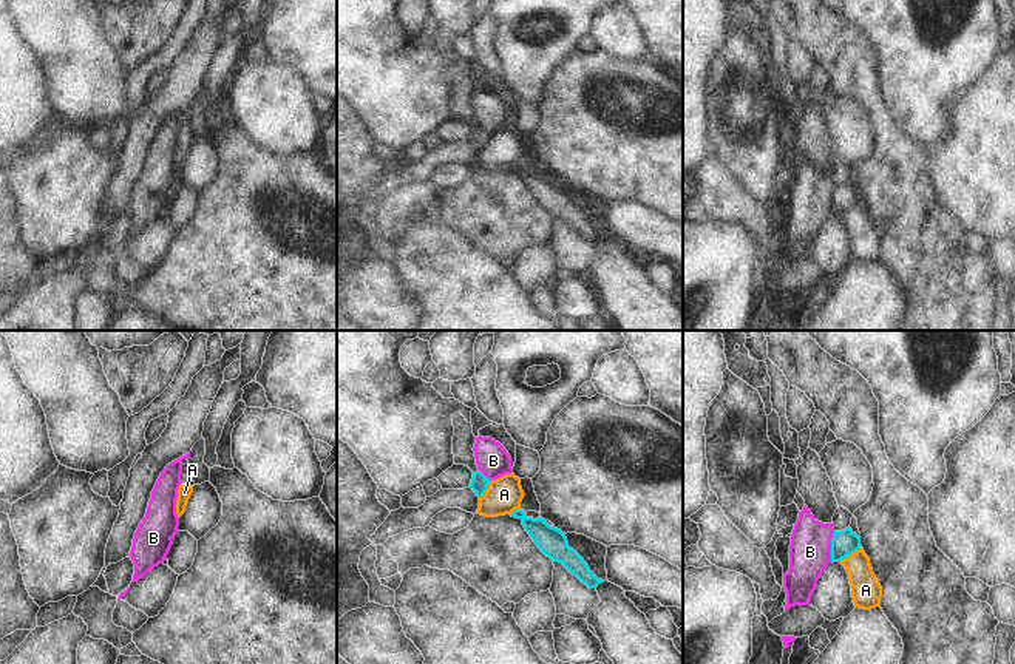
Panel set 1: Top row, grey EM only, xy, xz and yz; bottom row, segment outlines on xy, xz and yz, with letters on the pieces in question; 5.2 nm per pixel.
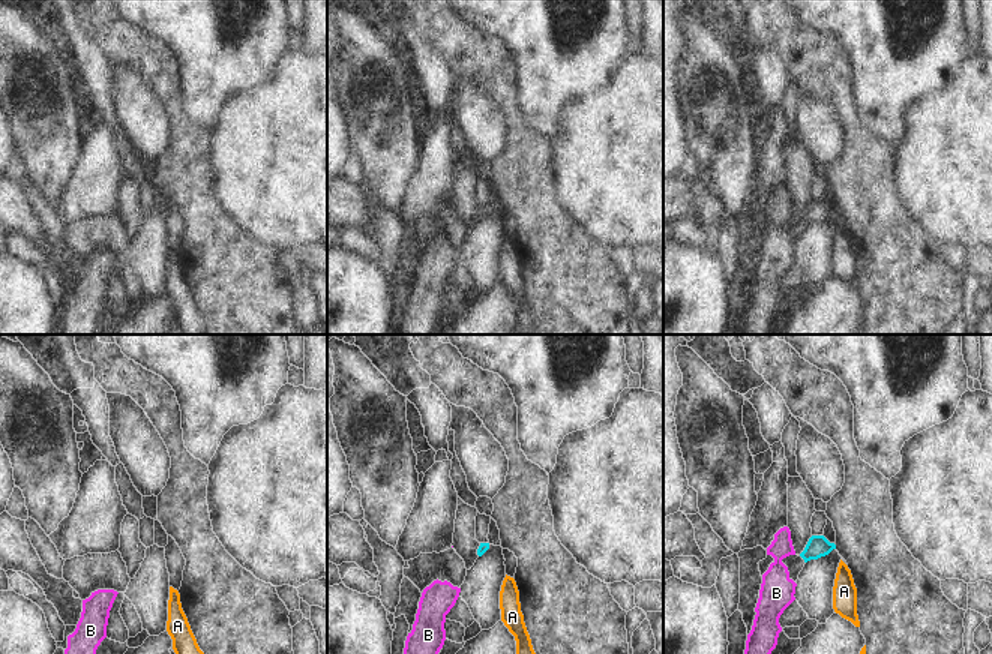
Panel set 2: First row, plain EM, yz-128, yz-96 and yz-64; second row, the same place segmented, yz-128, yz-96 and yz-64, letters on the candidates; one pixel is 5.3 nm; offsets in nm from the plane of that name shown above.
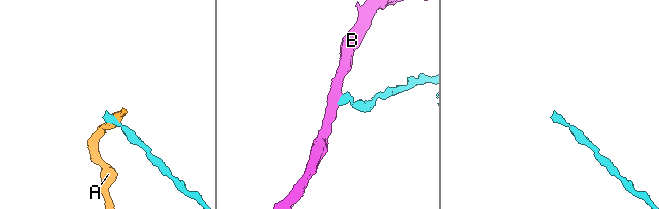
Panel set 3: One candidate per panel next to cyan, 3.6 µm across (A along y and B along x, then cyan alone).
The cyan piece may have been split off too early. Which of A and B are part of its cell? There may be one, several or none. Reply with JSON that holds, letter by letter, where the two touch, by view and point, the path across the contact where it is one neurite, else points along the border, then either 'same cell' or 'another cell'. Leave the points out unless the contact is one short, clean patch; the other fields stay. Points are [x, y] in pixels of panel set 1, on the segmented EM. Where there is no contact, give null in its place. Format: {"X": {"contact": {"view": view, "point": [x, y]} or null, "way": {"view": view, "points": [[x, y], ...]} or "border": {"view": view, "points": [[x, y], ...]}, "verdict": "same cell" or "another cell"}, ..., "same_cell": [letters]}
{"A": {"contact": {"view": "yz", "point": [850, 555]}, "border": {"view": "yz", "points": [[861, 545], [839, 561]]}, "verdict": "another cell"}, "B": {"contact": {"view": "yz", "point": [831, 547]}, "border": {"view": "yz", "points": [[835, 531], [830, 561]]}, "verdict": "another cell"}, "same_cell": []}

